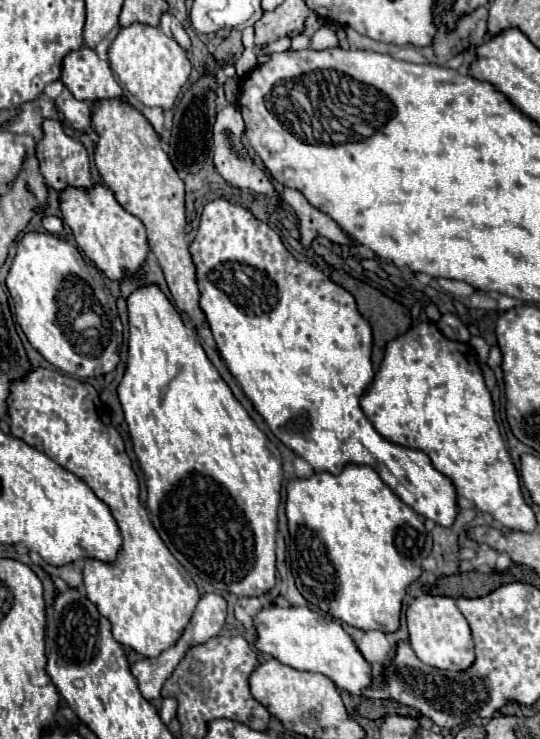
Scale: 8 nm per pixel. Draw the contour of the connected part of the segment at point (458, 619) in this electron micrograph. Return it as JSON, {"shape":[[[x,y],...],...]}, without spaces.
{"shape":[[[420,595],[416,597],[406,609],[406,623],[408,623],[408,641],[418,655],[418,659],[436,669],[448,671],[462,671],[472,665],[474,661],[474,645],[470,637],[470,627],[456,607],[456,601],[450,597],[440,595]]]}

